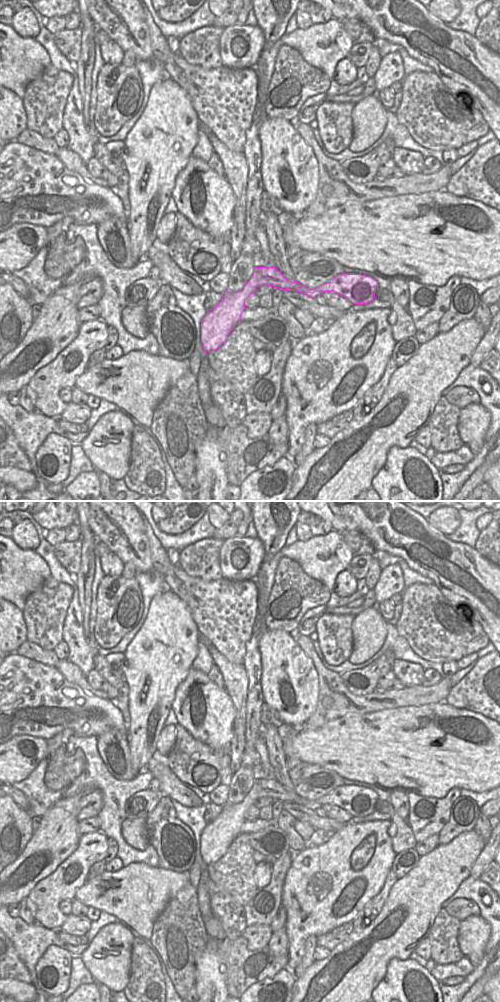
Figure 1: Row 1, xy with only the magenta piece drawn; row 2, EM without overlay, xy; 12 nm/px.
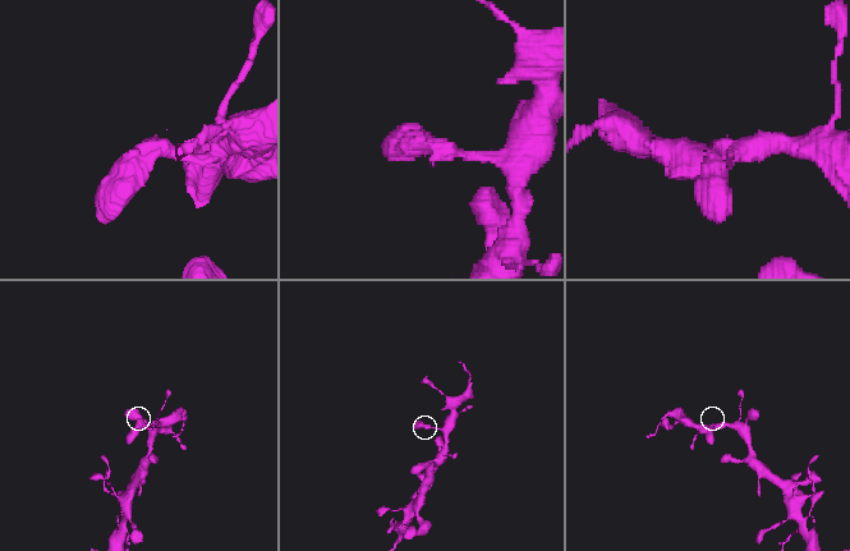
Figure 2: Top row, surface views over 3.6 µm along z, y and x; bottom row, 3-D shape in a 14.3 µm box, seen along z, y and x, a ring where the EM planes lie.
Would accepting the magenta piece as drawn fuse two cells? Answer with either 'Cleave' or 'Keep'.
Keep.

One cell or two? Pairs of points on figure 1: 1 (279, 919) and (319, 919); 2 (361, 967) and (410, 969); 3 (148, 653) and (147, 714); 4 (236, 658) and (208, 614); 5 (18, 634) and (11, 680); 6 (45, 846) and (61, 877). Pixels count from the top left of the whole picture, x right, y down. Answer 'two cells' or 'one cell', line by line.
1: two cells
2: two cells
3: one cell
4: one cell
5: two cells
6: two cells

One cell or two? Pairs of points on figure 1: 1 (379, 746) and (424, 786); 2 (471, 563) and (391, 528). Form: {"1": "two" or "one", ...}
{"1": "one", "2": "one"}

